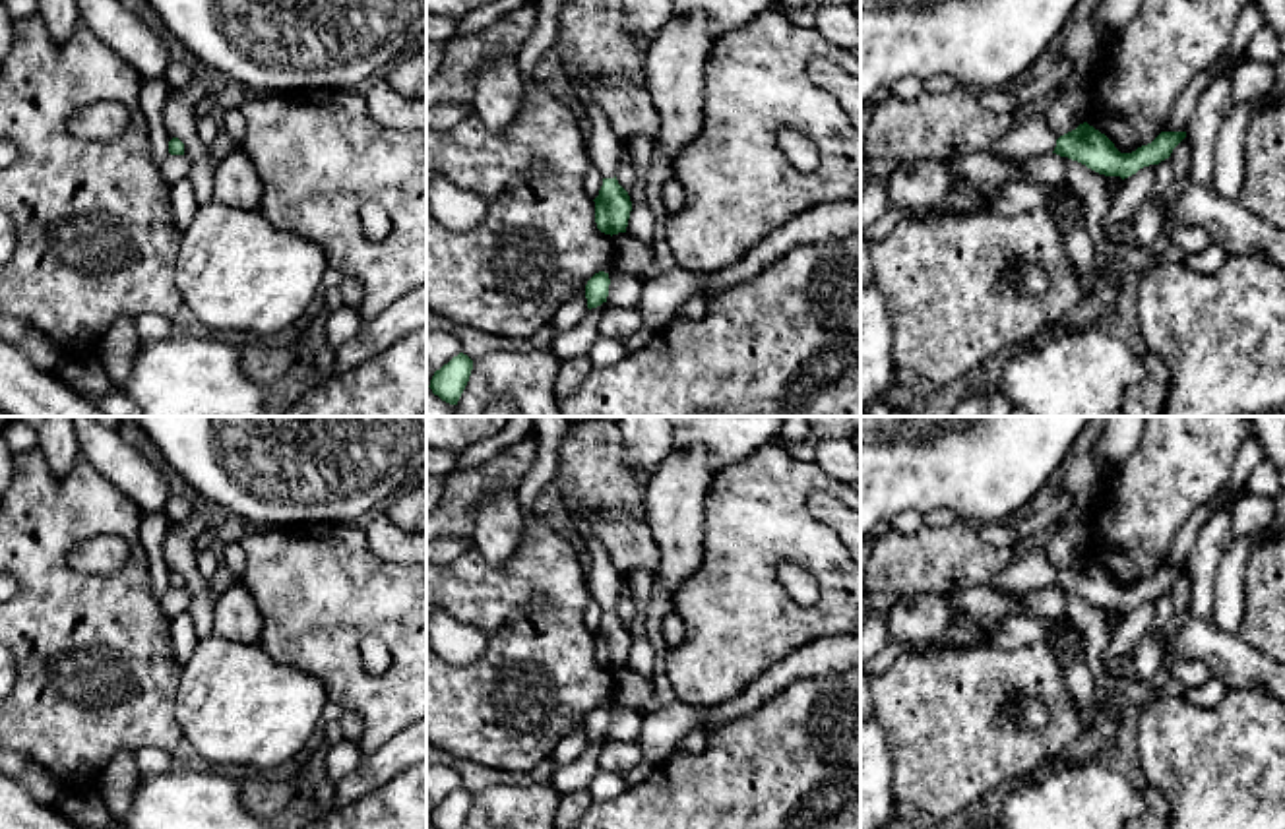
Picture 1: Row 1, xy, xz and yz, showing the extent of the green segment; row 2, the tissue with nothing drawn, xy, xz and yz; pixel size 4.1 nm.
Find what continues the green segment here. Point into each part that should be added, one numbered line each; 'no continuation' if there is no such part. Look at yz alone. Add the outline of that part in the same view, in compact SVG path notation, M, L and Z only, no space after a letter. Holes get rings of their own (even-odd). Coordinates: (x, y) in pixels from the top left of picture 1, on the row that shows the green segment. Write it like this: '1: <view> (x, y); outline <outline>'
1: yz (1032, 136); outline M1039 107L1033 112L1019 116L1014 130L996 139L987 153L1000 159L1025 159L1052 153L1056 139L1058 138L1047 124L1045 108Z

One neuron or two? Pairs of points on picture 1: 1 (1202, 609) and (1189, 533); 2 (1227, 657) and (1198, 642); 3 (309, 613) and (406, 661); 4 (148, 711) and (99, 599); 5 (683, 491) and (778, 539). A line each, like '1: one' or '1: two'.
1: two
2: one
3: one
4: one
5: two

